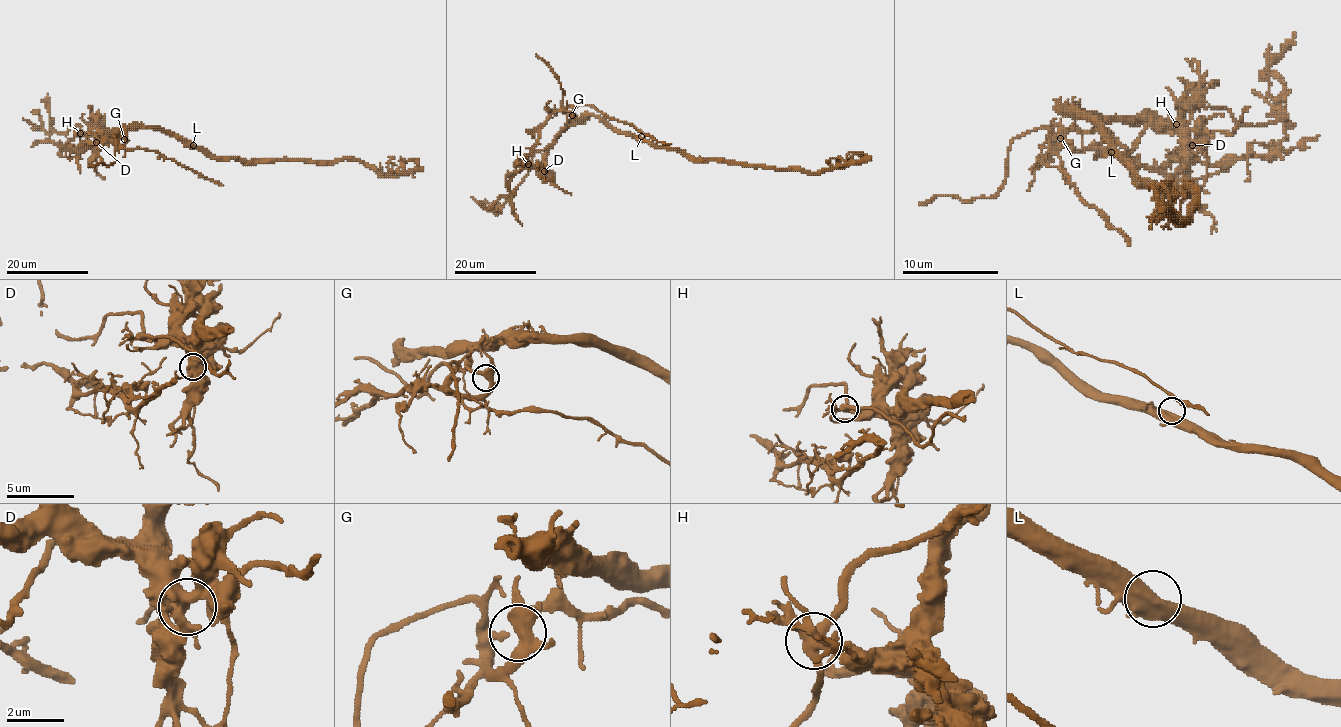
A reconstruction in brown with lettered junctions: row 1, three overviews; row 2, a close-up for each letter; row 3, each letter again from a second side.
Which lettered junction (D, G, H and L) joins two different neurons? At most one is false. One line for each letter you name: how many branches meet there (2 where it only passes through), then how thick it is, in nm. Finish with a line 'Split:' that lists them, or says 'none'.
H: 5 | 400 nm
Split: H

